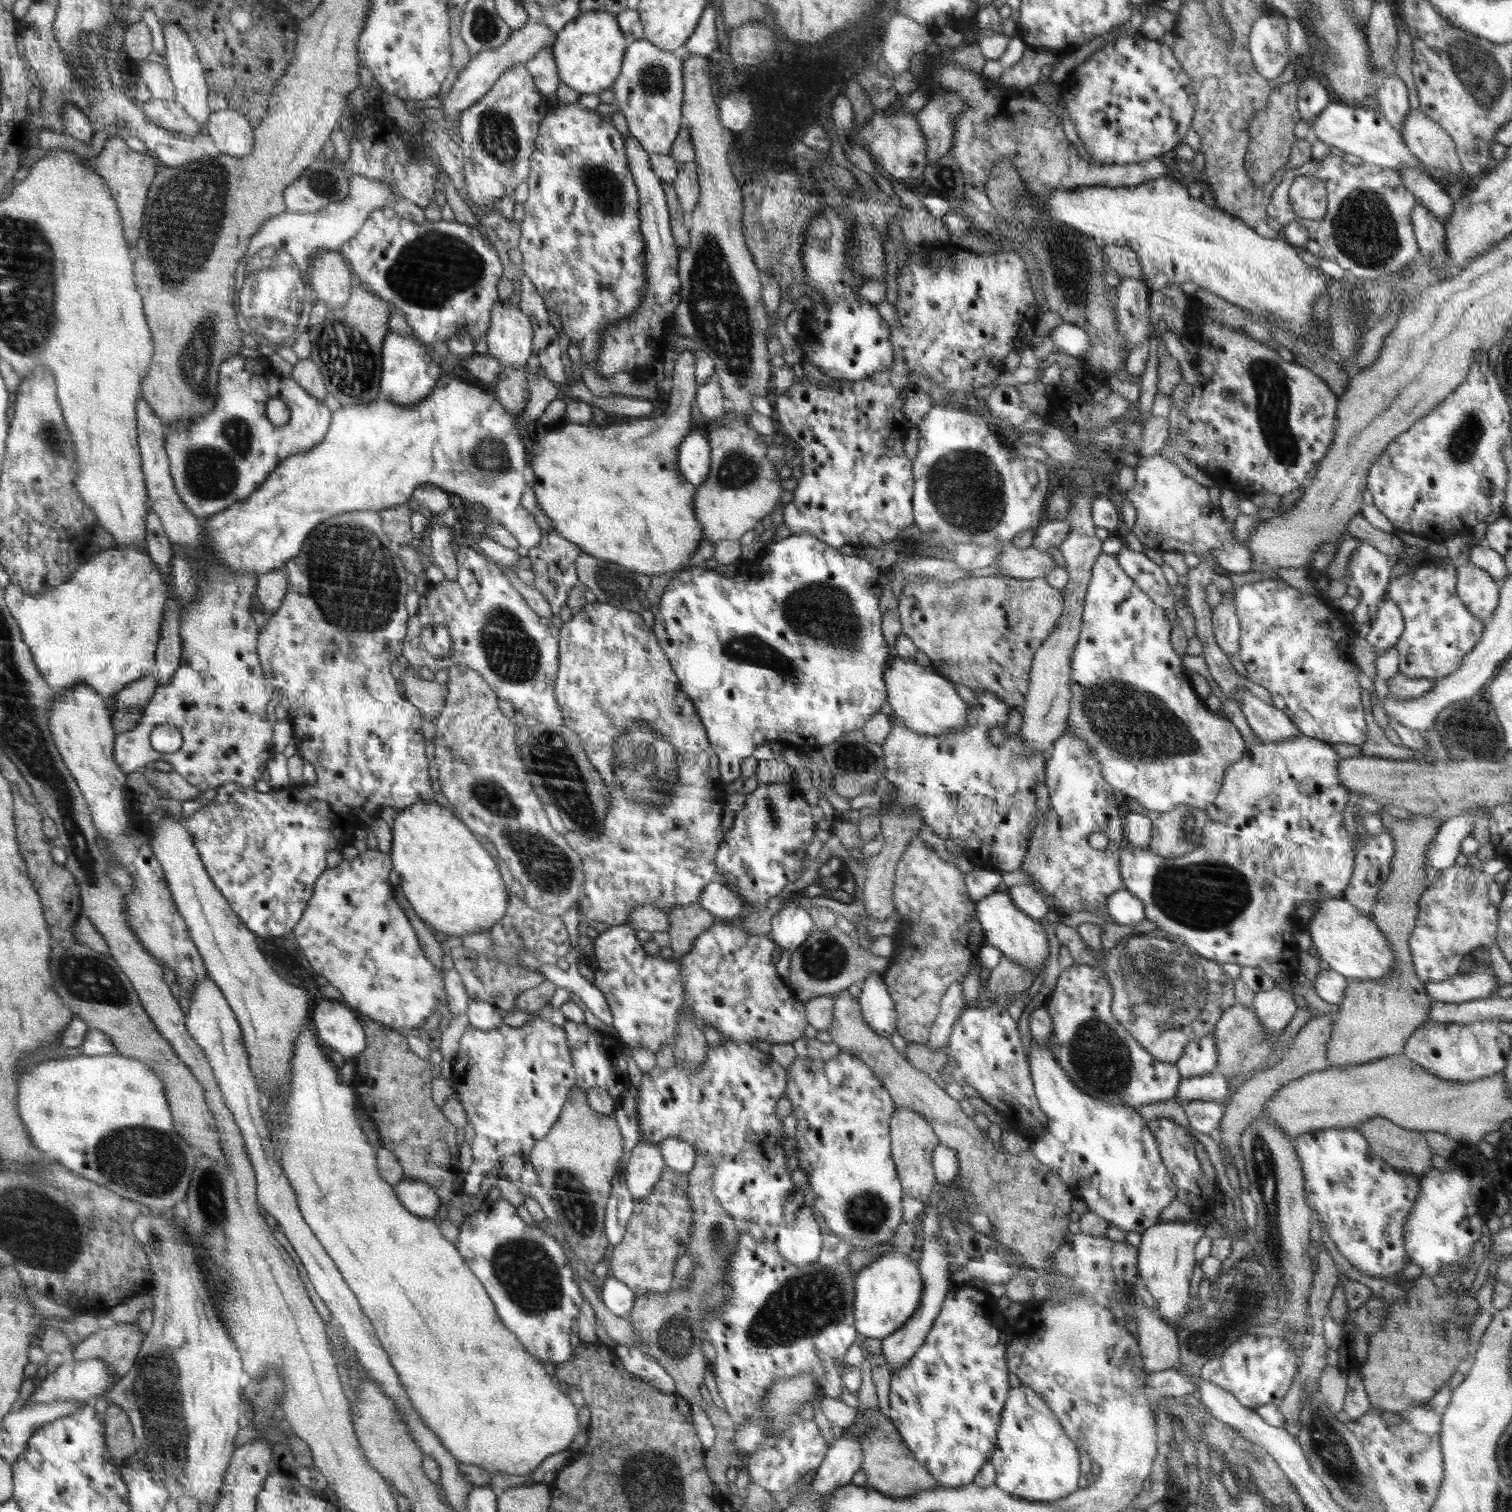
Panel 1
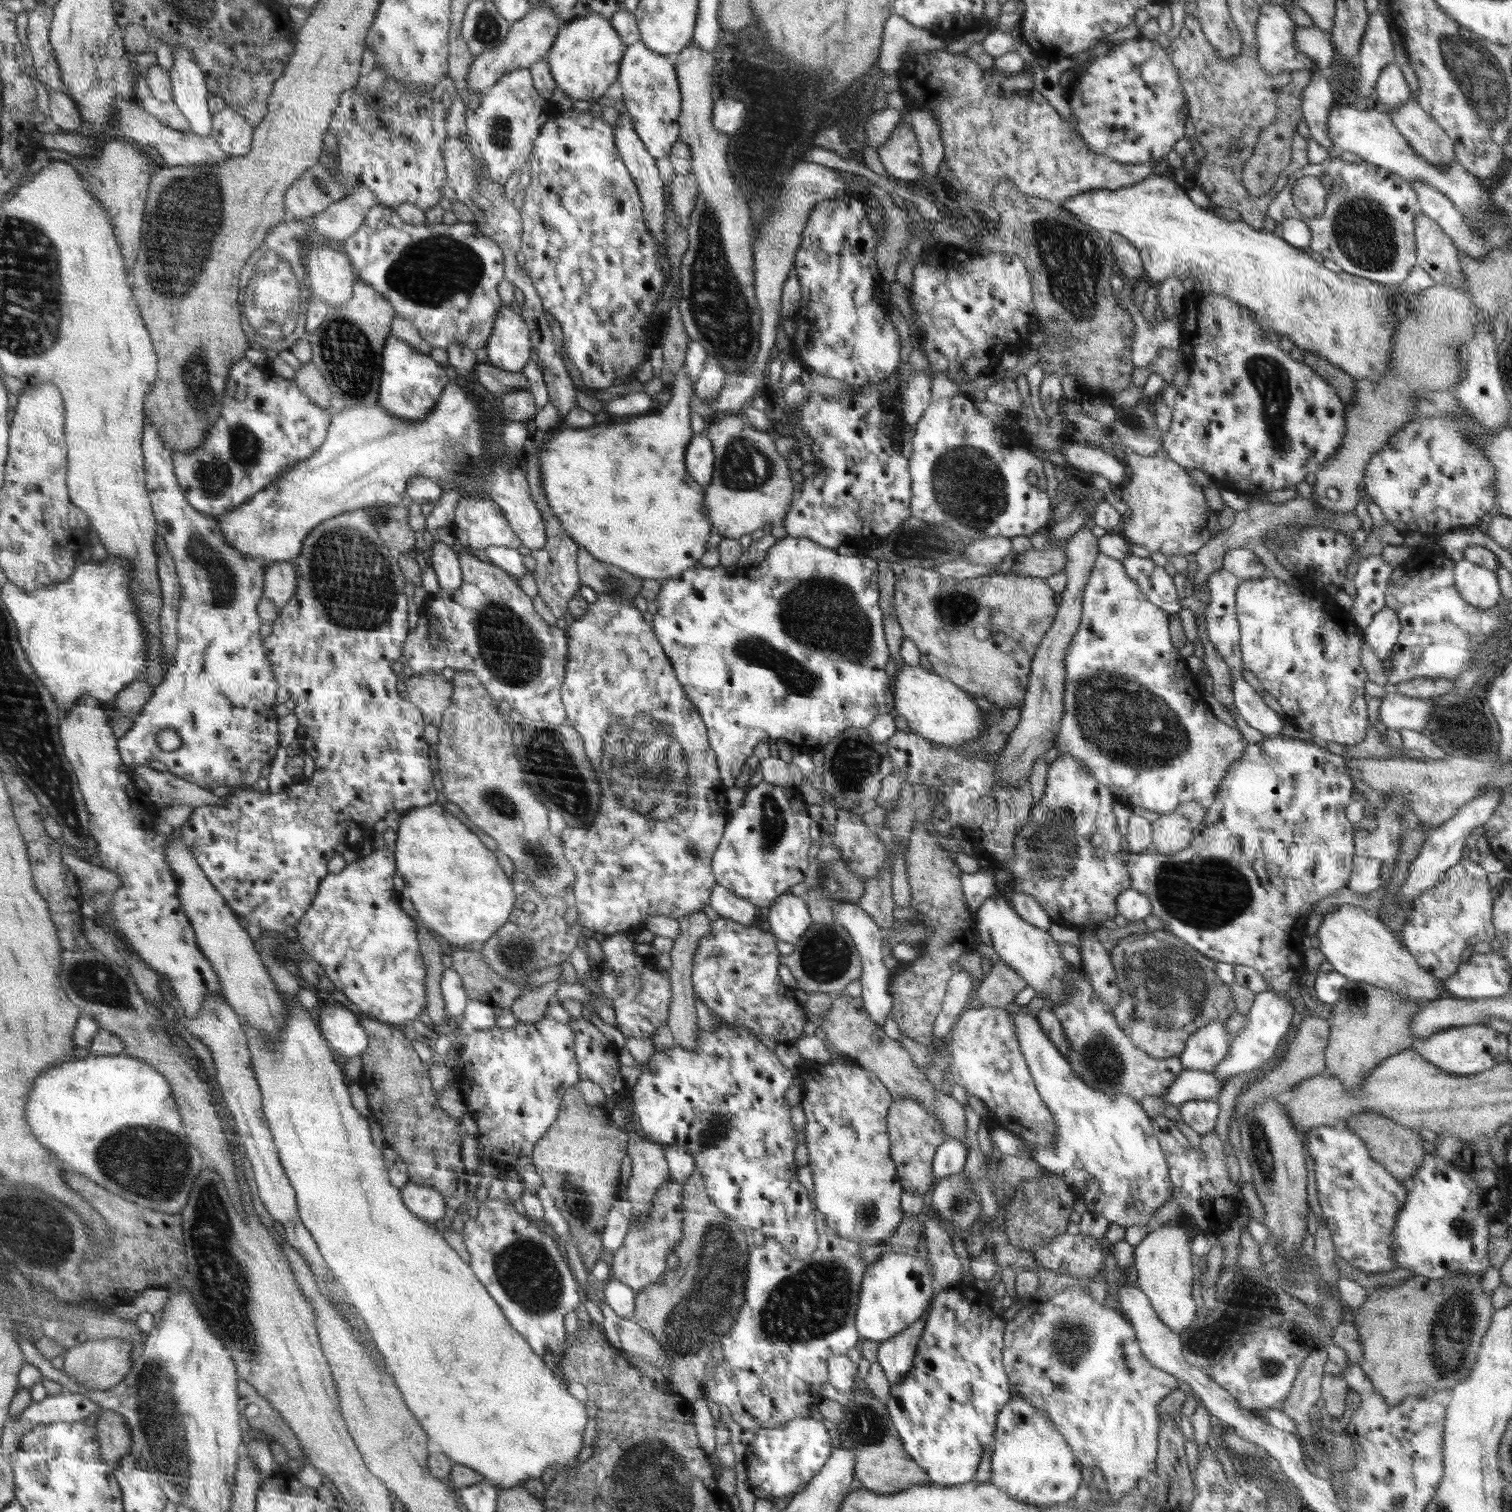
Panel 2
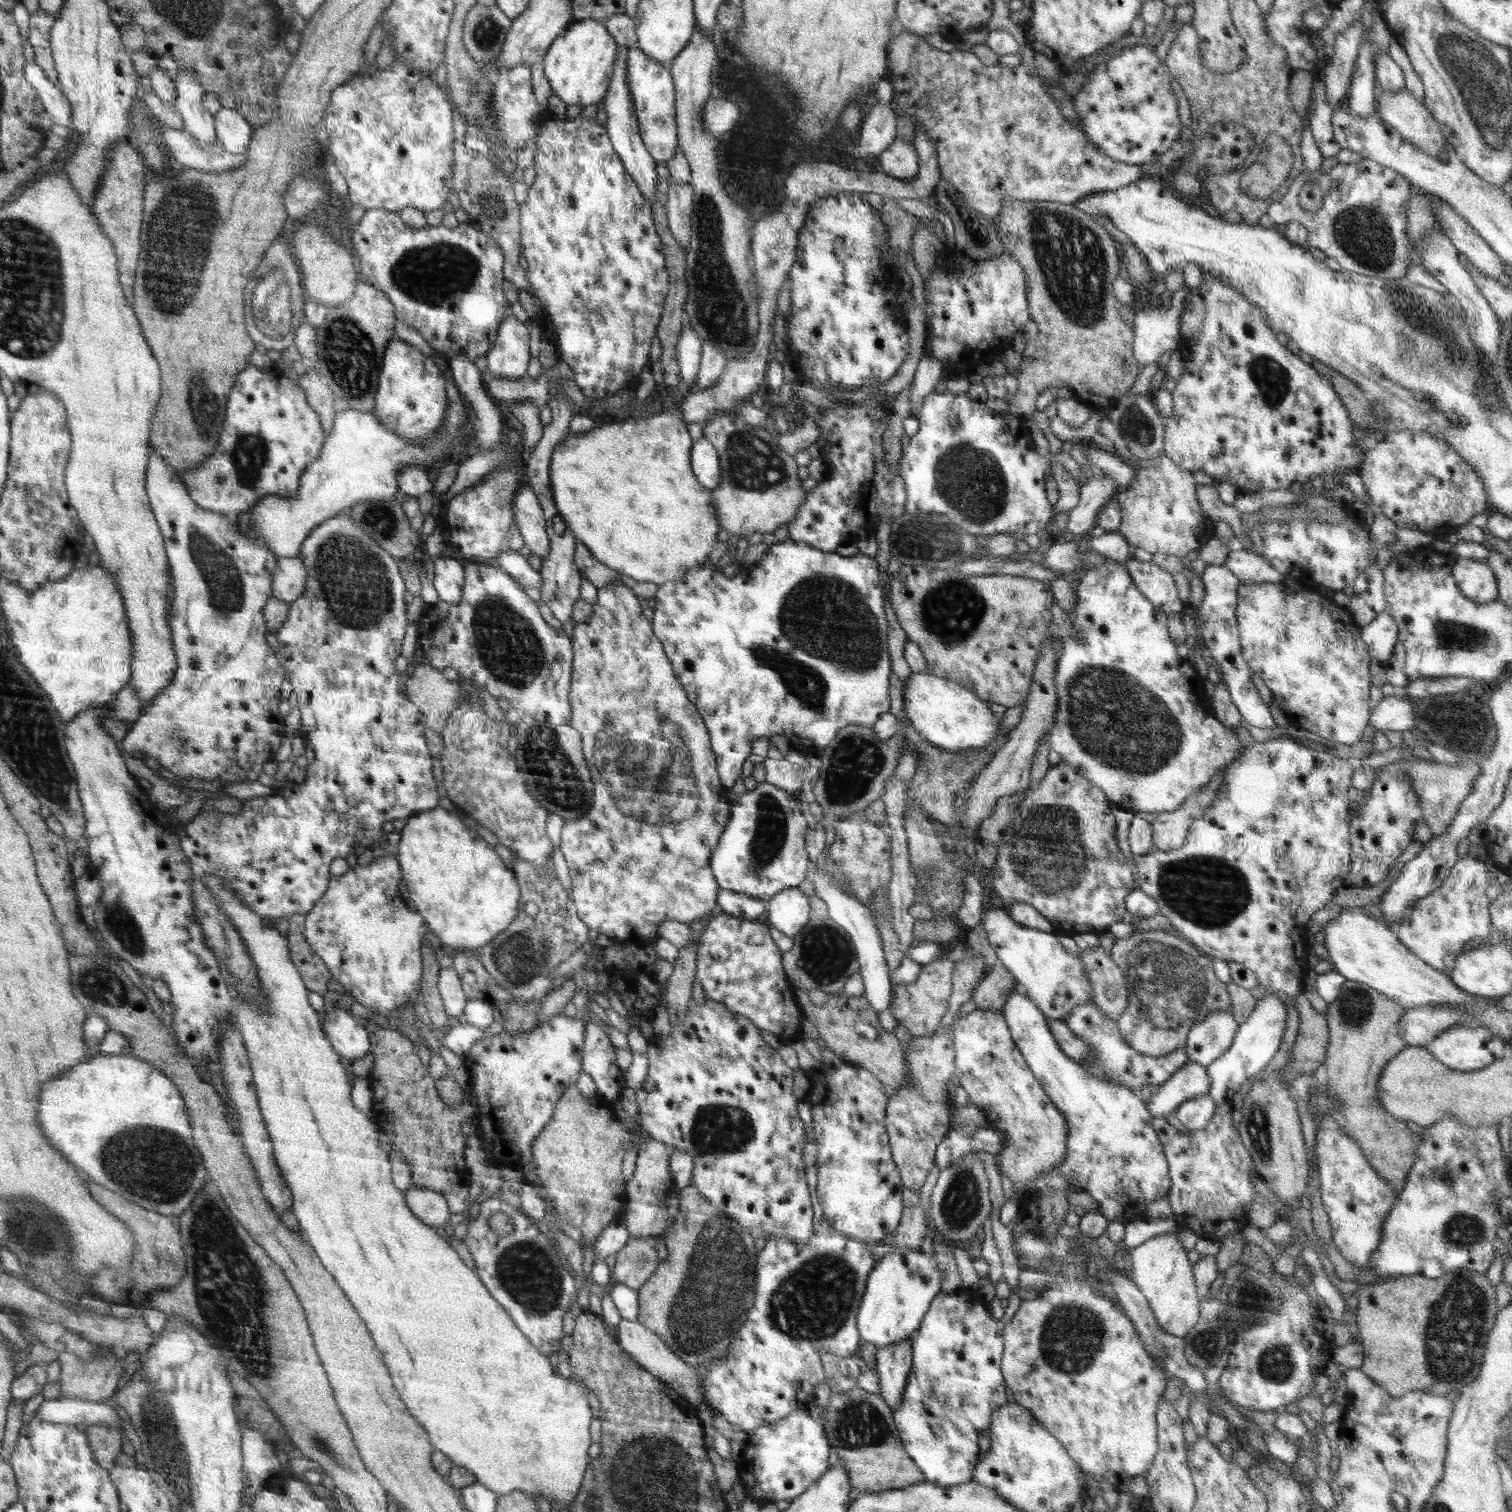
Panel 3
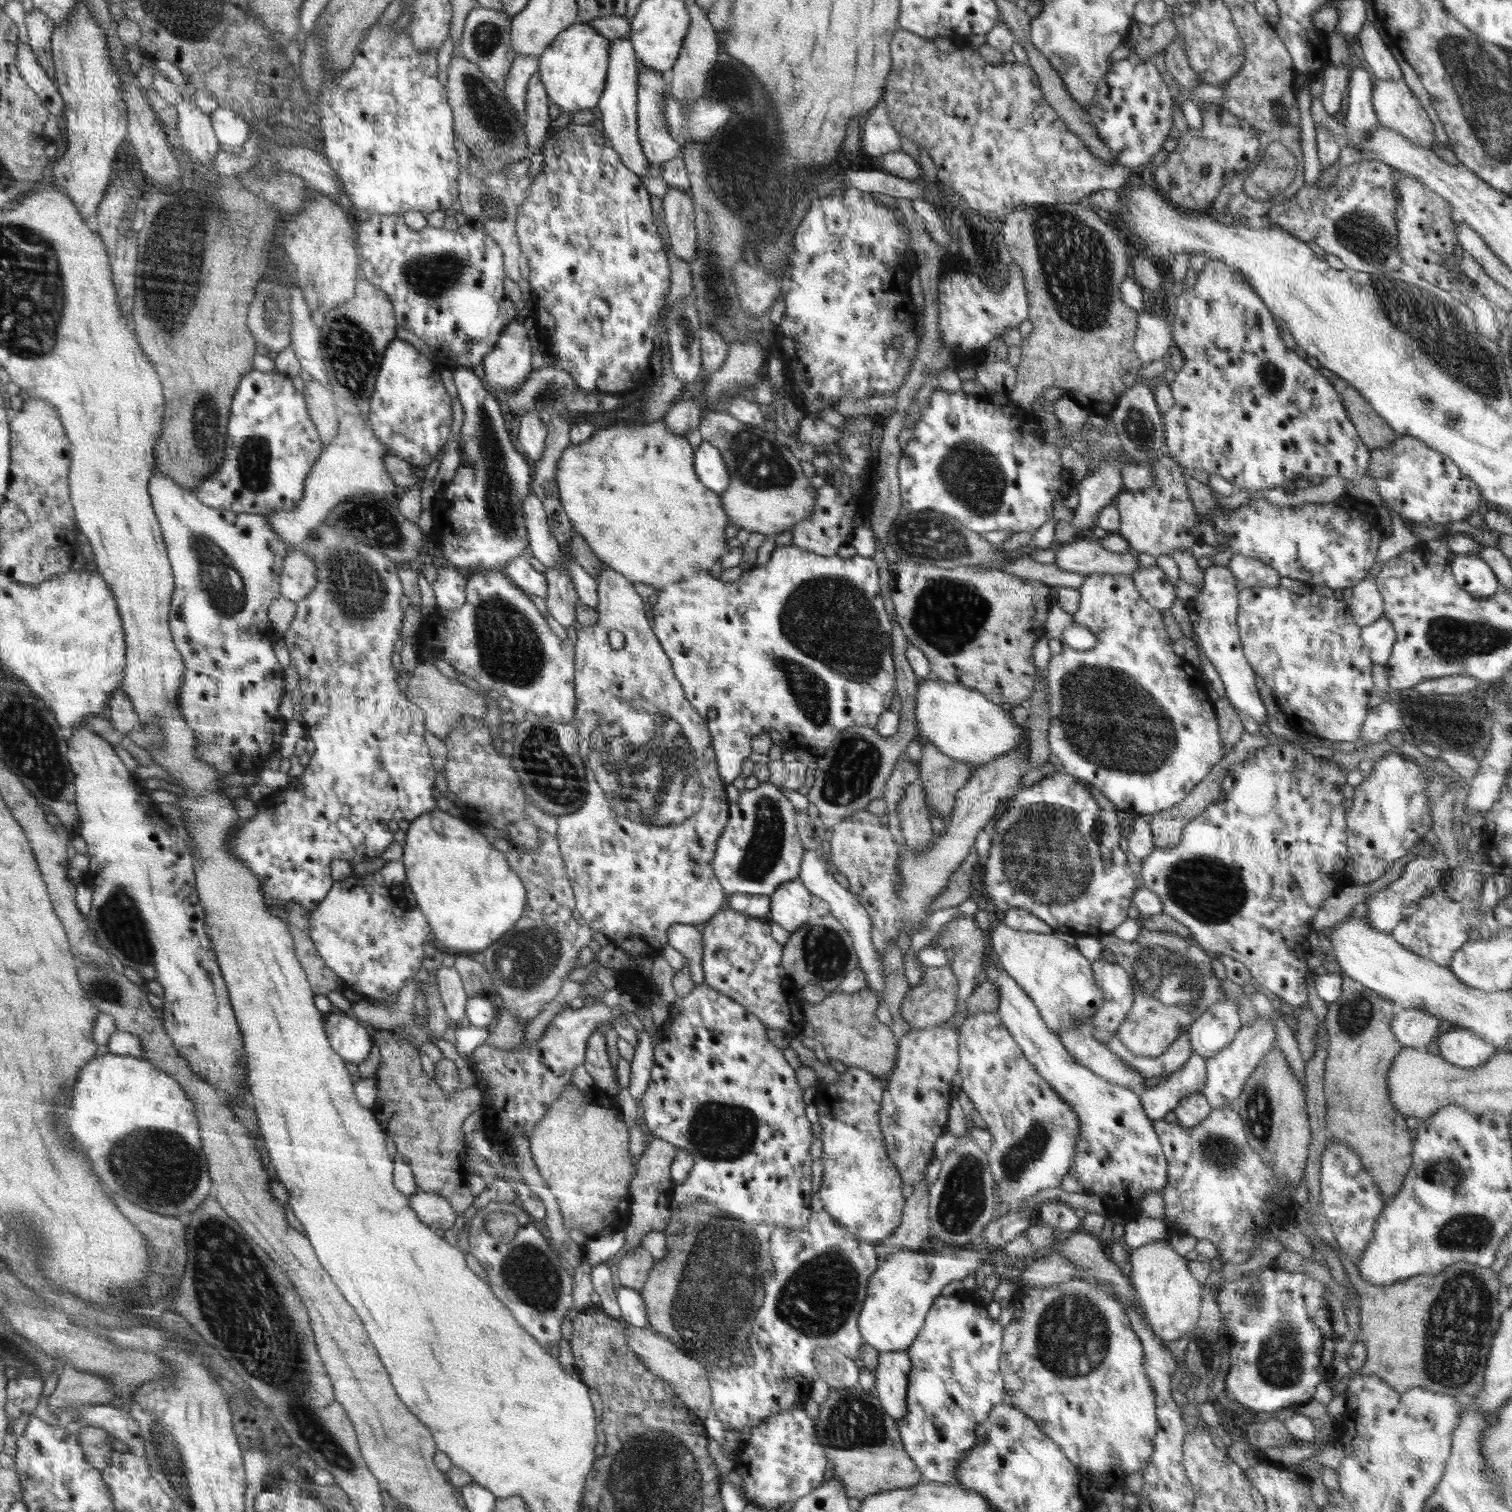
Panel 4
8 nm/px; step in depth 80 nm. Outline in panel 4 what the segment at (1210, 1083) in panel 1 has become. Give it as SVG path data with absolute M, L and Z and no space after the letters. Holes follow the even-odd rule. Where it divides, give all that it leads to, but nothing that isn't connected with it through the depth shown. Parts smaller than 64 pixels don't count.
M1192 1052L1182 1069L1142 1094L1141 1103L1148 1118L1152 1121L1162 1120L1184 1097L1202 1093L1207 1084L1206 1074L1206 1060Z

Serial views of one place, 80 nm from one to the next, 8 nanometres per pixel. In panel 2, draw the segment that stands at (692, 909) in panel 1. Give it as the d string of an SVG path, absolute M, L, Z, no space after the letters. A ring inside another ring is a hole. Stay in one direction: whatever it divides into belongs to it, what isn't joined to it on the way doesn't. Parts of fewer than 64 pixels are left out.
M704 908L695 913L677 919L680 925L679 935L673 940L670 952L672 966L669 970L669 980L672 986L670 1014L667 1025L672 1031L674 1043L684 1050L693 1050L698 1039L696 1030L696 1008L694 1008L694 990L692 988L691 974L694 966L695 954L698 952L699 941L711 930L711 920Z

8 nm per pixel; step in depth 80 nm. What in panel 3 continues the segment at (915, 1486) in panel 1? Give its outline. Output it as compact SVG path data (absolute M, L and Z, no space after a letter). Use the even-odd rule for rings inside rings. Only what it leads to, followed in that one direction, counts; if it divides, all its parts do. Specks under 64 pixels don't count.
M856 1385L845 1393L832 1393L829 1405L822 1411L821 1421L832 1446L833 1458L842 1461L847 1468L851 1489L857 1488L860 1495L882 1494L924 1482L921 1470L899 1439L891 1408L879 1394L862 1390Z

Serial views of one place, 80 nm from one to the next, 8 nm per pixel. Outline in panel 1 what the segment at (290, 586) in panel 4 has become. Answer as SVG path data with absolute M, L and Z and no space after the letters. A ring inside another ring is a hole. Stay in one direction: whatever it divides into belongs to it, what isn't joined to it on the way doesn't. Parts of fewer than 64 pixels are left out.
M284 568L274 569L270 573L259 575L258 598L264 614L273 614L286 598L288 576Z

